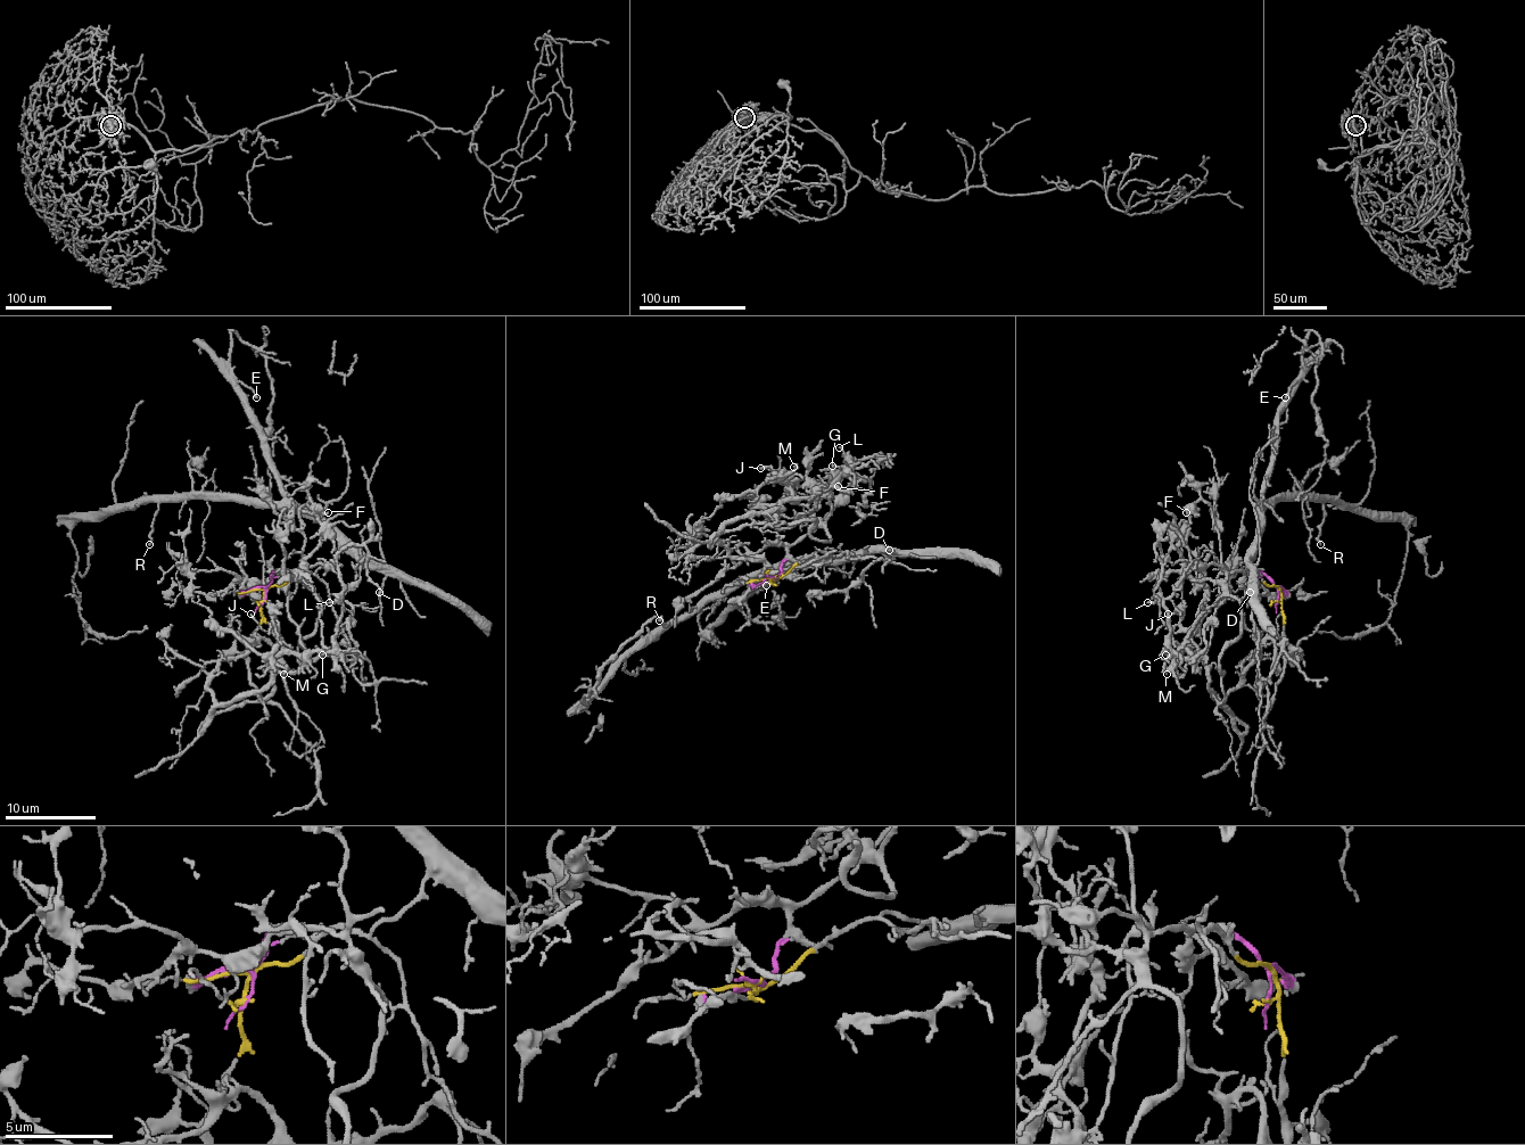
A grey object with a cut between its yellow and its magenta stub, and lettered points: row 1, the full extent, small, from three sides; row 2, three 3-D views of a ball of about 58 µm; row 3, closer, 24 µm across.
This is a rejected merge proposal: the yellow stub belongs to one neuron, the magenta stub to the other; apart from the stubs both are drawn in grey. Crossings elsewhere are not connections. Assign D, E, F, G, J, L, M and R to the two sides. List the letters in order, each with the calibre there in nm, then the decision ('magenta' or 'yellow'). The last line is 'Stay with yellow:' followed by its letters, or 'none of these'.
D: 130 nm thick; yellow
E: 160 nm thick; yellow
F: 160 nm thick; magenta
G: 130 nm thick; magenta
J: 110 nm thick; magenta
L: 130 nm thick; magenta
M: 160 nm thick; magenta
R: 140 nm thick; yellow
Stay with yellow: D, E, R

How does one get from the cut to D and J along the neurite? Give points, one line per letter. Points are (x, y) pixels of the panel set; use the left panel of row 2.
D: (264, 594), (269, 587), (285, 585), (298, 571), (314, 571), (341, 551), (357, 551), (385, 576), (378, 592)
J: (264, 594), (275, 571), (254, 601), (240, 590), (264, 599), (278, 626), (271, 633), (264, 631), (252, 615)

